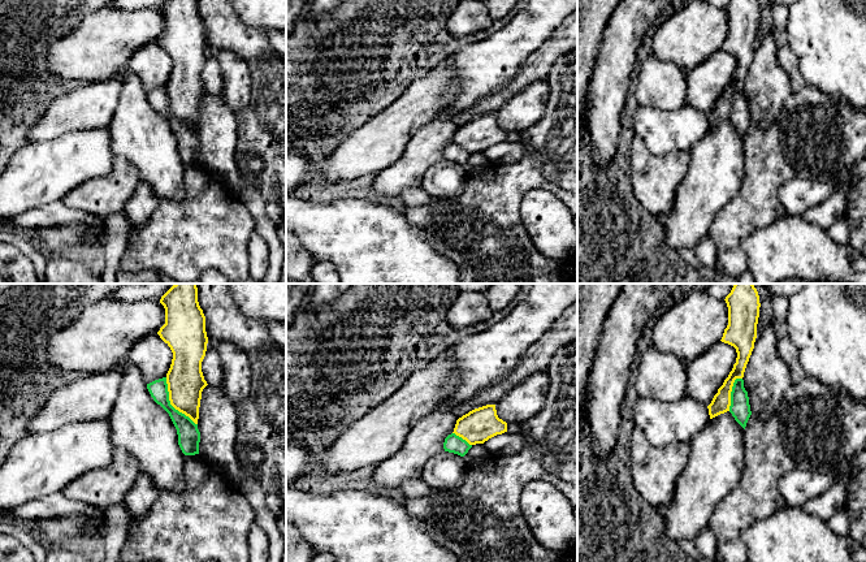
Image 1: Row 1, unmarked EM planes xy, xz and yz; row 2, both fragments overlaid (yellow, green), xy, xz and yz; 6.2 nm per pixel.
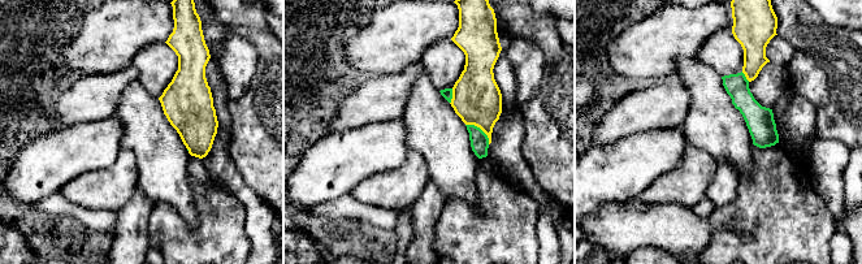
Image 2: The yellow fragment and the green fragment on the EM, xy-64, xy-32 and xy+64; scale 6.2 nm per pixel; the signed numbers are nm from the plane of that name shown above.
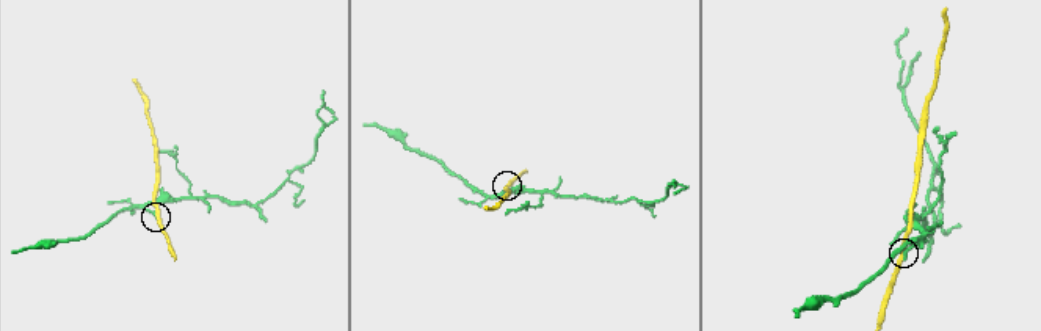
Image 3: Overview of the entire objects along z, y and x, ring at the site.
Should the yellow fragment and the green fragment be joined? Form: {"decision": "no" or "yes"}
{"decision": "no"}

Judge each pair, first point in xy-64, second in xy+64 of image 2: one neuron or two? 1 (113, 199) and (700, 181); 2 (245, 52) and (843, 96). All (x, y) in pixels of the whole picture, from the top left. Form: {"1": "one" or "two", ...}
{"1": "one", "2": "two"}

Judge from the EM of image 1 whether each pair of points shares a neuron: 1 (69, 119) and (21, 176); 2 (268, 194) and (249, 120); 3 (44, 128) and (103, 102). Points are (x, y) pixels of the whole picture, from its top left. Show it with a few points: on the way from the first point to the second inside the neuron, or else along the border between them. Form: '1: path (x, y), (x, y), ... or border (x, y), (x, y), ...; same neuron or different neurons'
1: border (82, 130), (63, 133), (53, 138), (30, 143); different neurons
2: path (269, 176), (269, 147), (267, 138); same neuron
3: path (59, 119), (89, 106); same neuron

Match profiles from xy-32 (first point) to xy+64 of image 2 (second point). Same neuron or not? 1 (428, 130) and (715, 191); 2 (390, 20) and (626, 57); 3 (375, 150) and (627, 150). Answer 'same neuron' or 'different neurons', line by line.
1: different neurons
2: same neuron
3: same neuron

